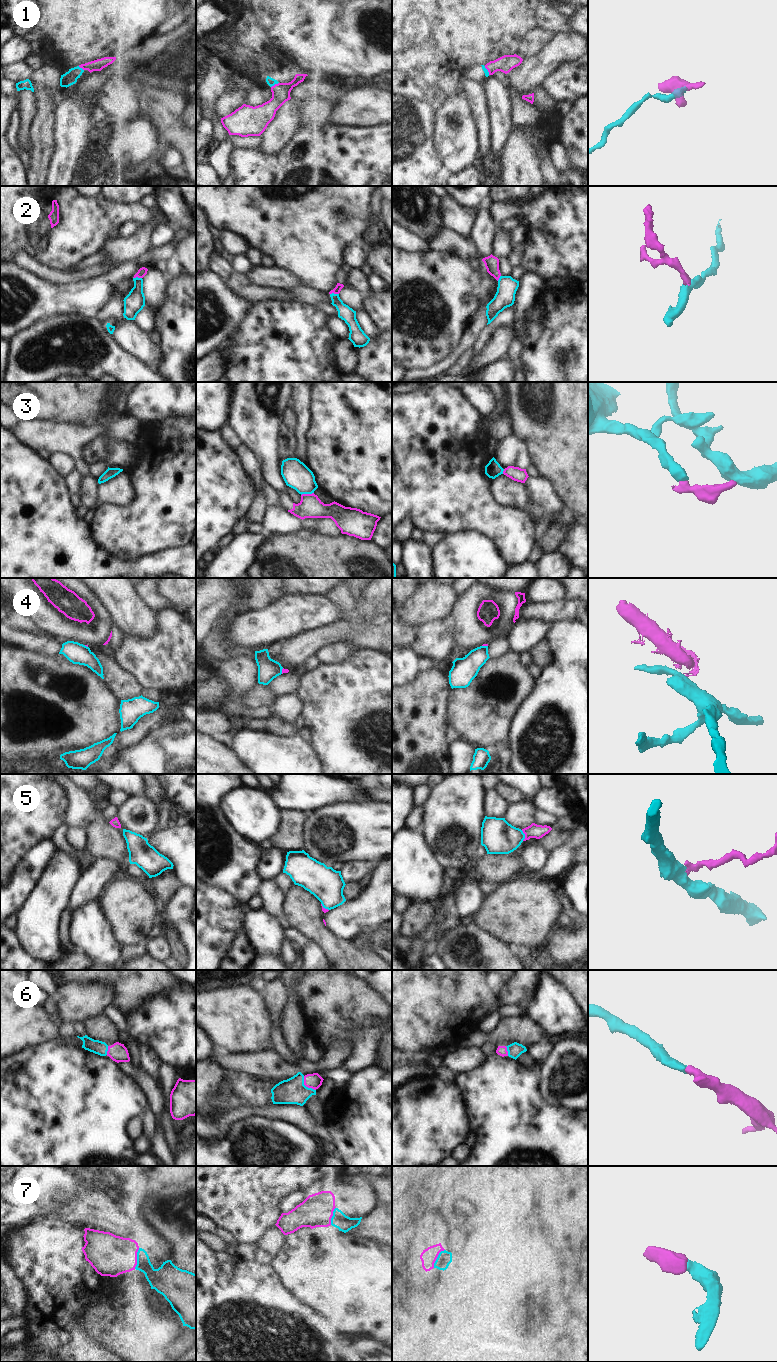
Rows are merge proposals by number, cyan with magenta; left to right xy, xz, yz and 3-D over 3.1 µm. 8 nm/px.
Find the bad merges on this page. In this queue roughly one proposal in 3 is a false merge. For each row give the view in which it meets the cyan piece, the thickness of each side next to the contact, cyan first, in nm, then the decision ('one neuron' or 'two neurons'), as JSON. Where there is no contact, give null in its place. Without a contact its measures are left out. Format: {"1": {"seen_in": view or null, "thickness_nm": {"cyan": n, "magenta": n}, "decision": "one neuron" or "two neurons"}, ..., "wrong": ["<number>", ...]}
{"1": {"seen_in": "xz", "thickness_nm": {"cyan": 70, "magenta": 160}, "decision": "two neurons"}, "2": {"seen_in": "xy", "thickness_nm": {"cyan": 160, "magenta": 70}, "decision": "one neuron"}, "3": {"seen_in": "xz", "thickness_nm": {"cyan": 220, "magenta": 190}, "decision": "two neurons"}, "4": {"seen_in": "xz", "thickness_nm": {"cyan": 170, "magenta": 30}, "decision": "two neurons"}, "5": {"seen_in": "yz", "thickness_nm": {"cyan": 280, "magenta": 110}, "decision": "one neuron"}, "6": {"seen_in": "xz", "thickness_nm": {"cyan": 200, "magenta": 120}, "decision": "one neuron"}, "7": {"seen_in": "xy", "thickness_nm": {"cyan": 180, "magenta": 340}, "decision": "one neuron"}, "wrong": ["1", "3", "4"]}

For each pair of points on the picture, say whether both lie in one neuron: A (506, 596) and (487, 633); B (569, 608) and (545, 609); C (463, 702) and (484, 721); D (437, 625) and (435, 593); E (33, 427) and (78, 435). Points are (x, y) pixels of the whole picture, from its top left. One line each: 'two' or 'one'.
A: one
B: one
C: one
D: two
E: one

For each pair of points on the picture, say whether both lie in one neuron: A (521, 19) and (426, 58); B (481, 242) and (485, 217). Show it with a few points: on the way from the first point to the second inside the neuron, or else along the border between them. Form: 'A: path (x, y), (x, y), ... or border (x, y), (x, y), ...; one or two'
A: path (497, 19), (466, 19), (450, 35); one
B: path (482, 236), (483, 223); one

